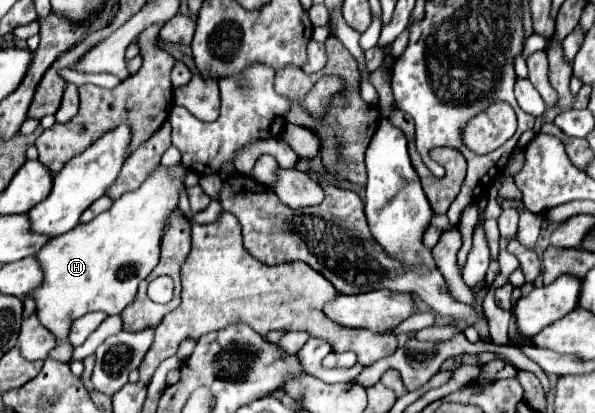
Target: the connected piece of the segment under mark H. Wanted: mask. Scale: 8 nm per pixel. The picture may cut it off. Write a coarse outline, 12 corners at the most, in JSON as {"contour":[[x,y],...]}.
{"contour":[[158,167],[50,239],[28,293],[72,359],[74,319],[120,315],[160,259],[184,169]]}

